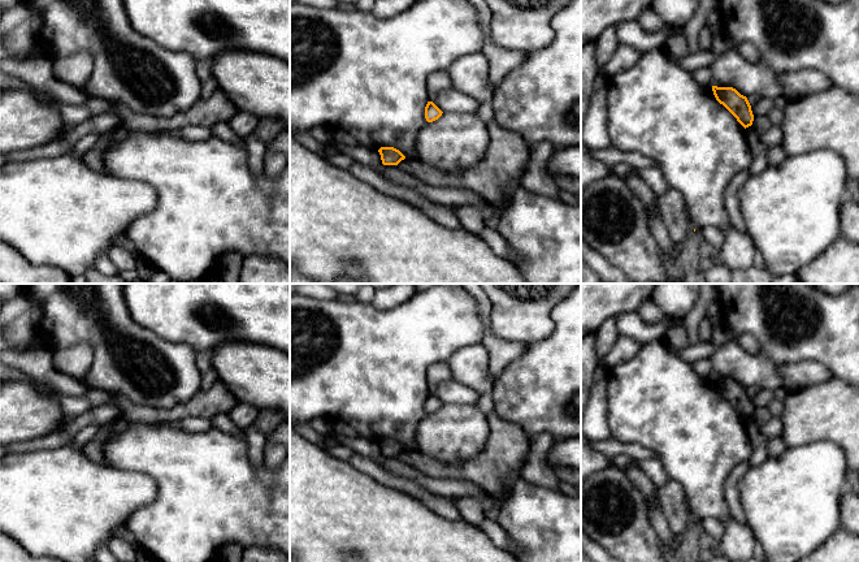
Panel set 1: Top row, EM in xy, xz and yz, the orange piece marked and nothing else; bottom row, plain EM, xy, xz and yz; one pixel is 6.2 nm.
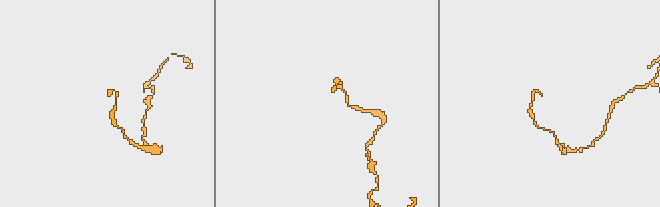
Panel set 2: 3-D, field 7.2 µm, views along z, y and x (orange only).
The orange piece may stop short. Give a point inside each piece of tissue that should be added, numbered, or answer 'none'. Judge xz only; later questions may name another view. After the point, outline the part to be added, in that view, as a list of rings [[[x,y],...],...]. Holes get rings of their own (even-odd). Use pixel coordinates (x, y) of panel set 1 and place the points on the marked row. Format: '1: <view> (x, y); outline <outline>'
none

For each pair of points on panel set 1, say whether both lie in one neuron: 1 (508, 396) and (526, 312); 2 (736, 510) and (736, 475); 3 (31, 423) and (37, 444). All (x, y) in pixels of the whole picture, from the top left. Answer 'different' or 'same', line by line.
1: different
2: same
3: different

